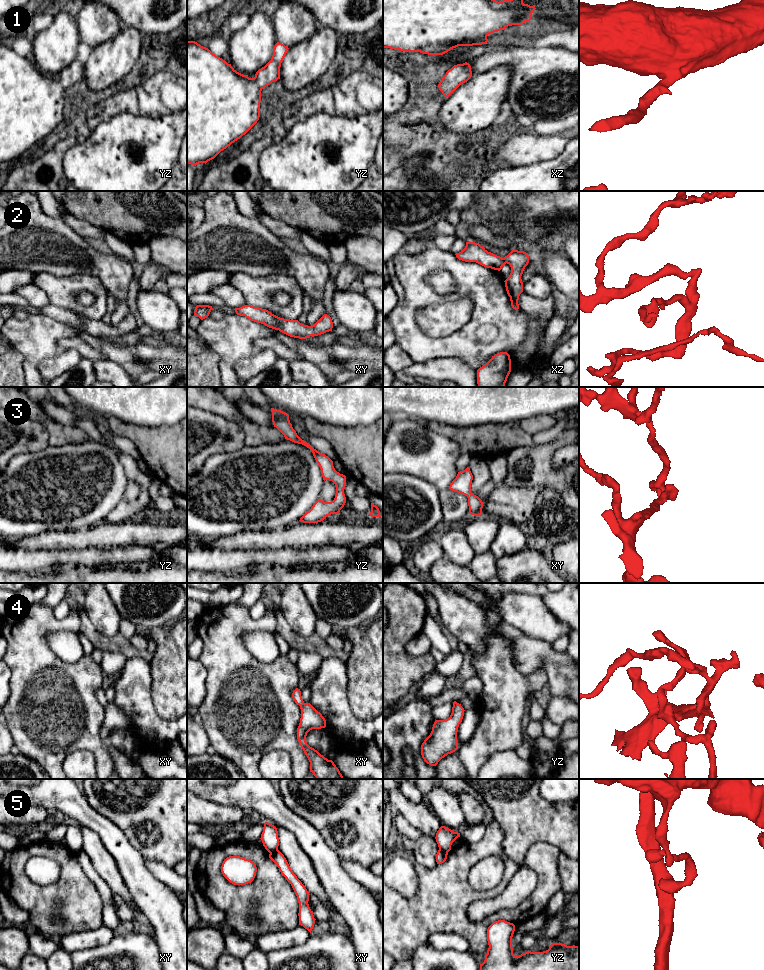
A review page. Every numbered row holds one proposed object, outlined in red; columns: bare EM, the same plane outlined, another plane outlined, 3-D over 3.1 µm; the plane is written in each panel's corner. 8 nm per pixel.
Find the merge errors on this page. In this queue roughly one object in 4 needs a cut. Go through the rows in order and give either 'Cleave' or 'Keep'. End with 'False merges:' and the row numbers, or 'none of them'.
1: Keep
2: Keep
3: Keep
4: Cleave
5: Cleave
False merges: 4, 5

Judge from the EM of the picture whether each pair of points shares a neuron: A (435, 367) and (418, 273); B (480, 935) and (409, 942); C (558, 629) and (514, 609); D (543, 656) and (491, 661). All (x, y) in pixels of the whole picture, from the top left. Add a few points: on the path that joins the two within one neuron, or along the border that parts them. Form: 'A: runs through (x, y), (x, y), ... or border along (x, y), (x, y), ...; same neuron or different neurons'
A: border along (456, 356), (434, 356), (423, 361), (414, 362); different neurons
B: runs through (462, 925), (427, 925); same neuron
C: runs through (547, 627), (525, 612); same neuron
D: border along (504, 637), (511, 642), (515, 667), (533, 672); different neurons

